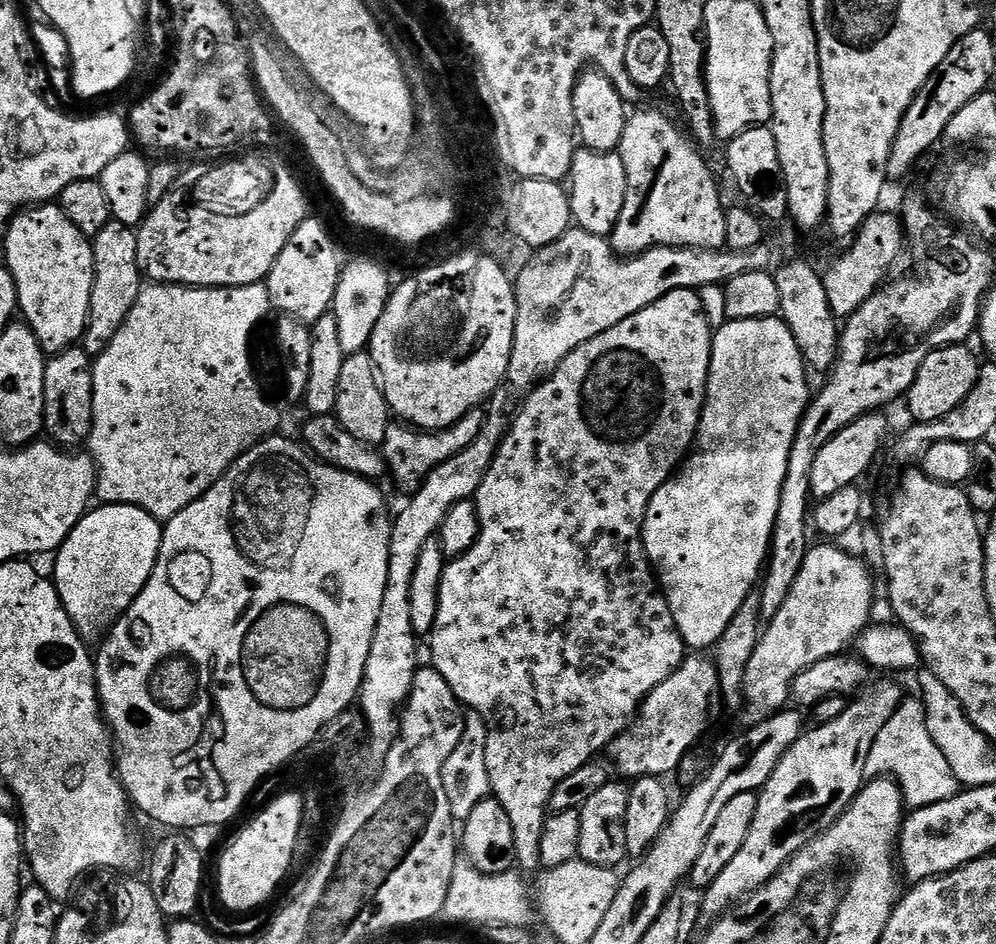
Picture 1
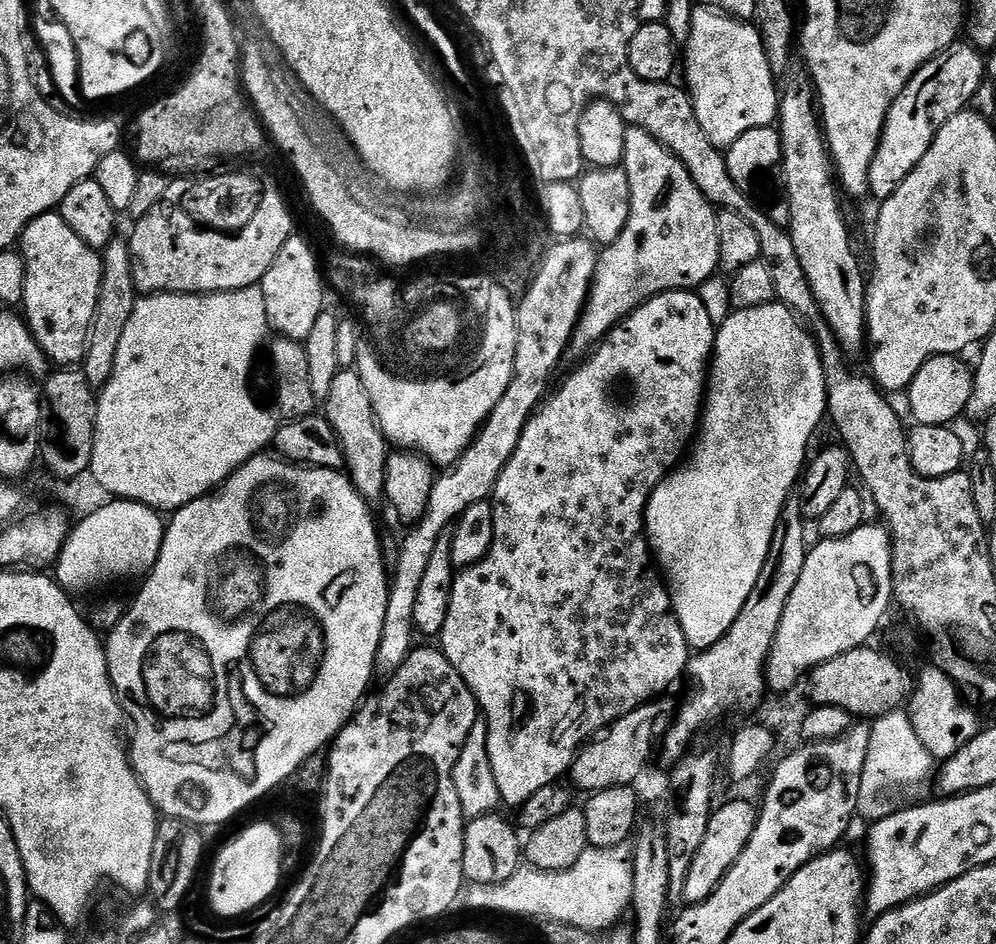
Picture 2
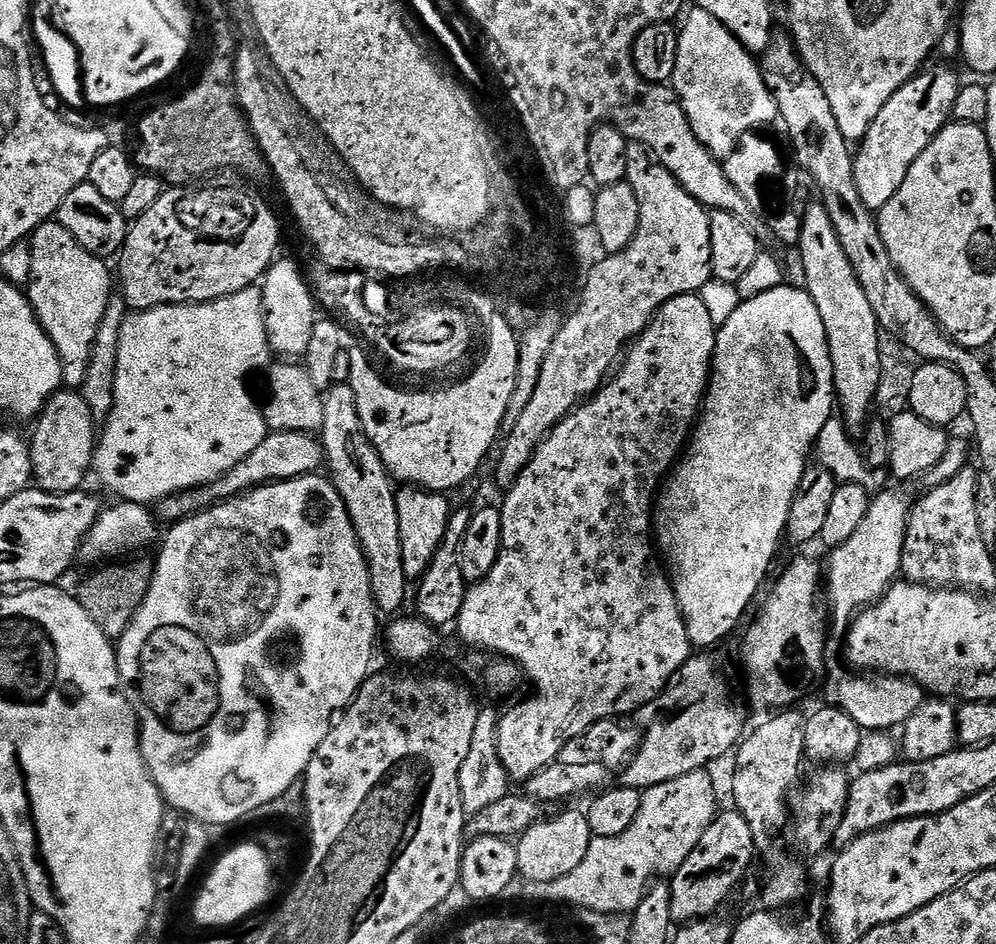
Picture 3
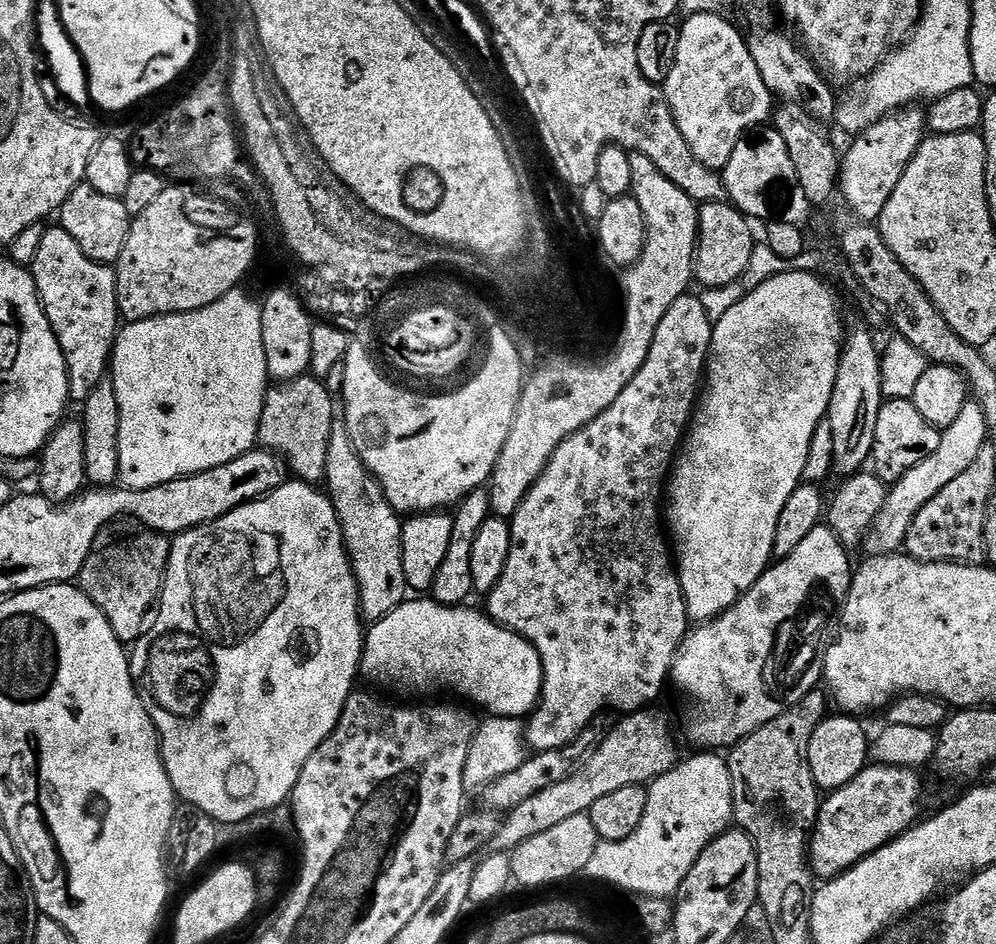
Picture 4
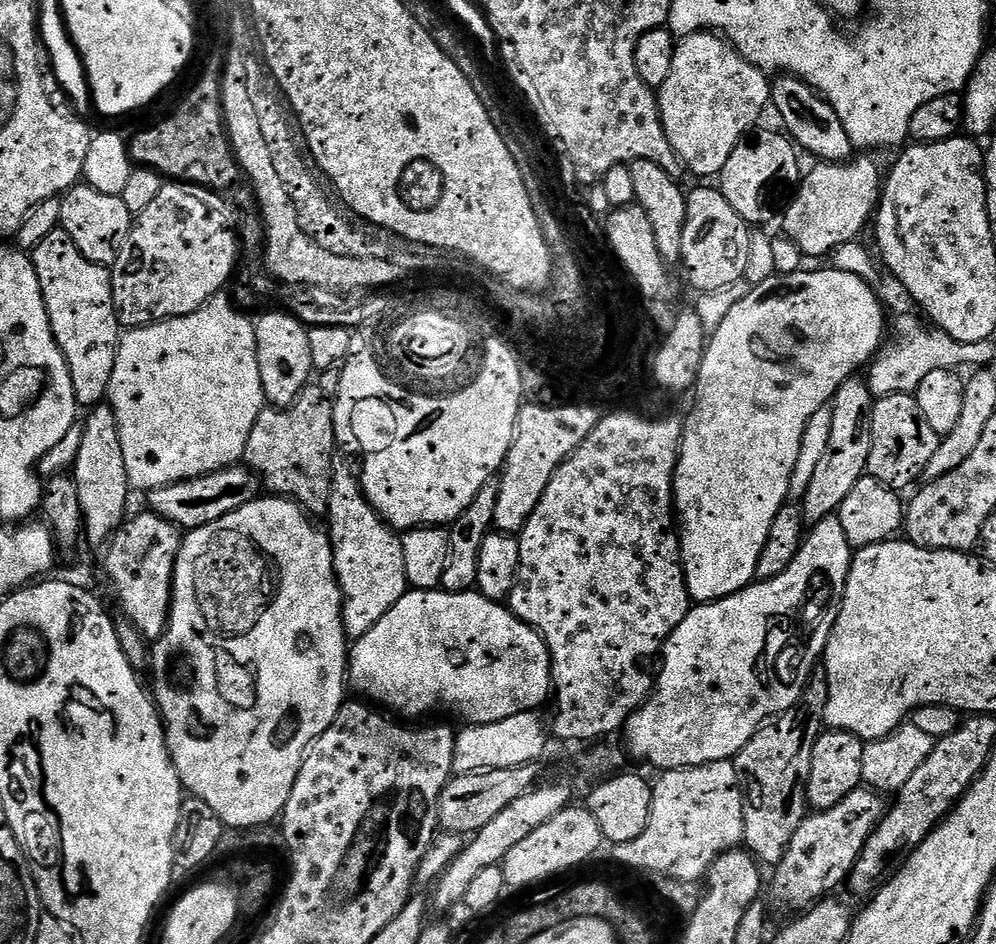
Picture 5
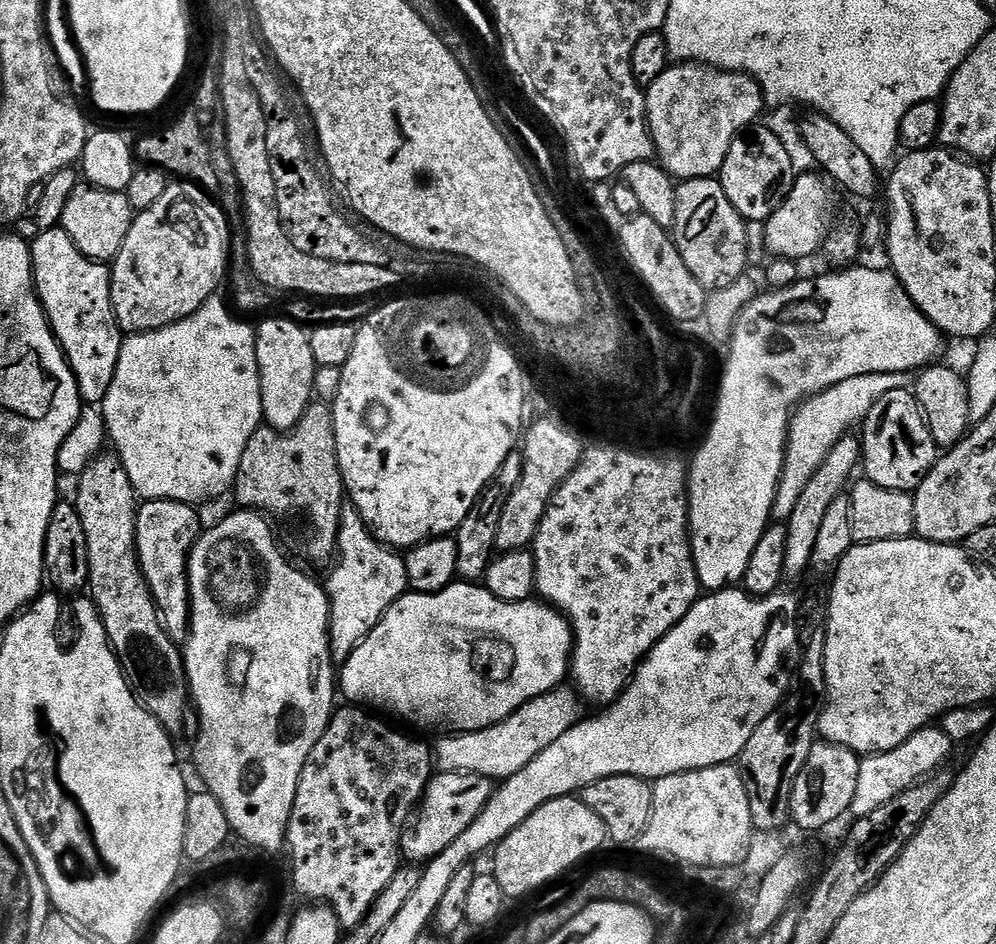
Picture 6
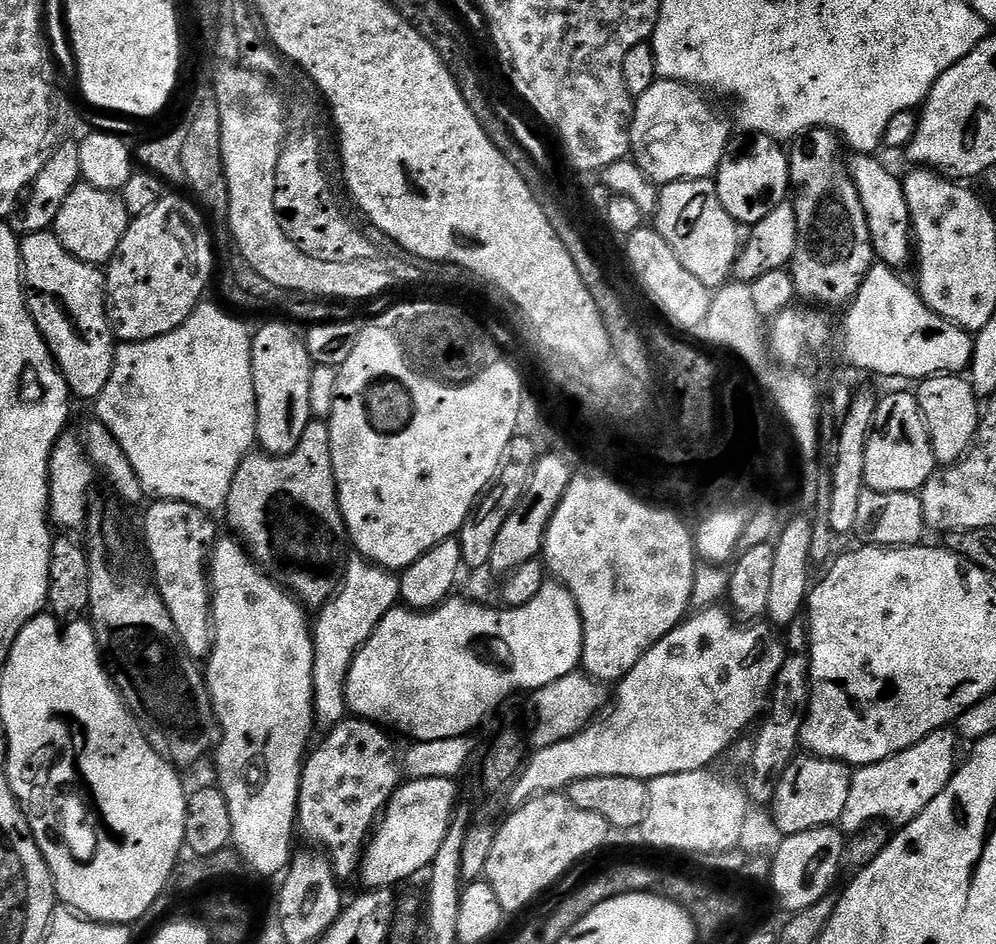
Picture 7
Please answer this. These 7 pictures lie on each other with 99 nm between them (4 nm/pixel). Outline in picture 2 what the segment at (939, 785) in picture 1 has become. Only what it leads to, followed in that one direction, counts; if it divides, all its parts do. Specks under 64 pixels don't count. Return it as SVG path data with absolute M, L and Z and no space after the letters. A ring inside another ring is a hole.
M899 708L886 715L877 717L872 723L869 745L866 748L866 761L862 768L862 785L859 786L858 801L855 817L866 821L866 824L873 824L884 817L888 817L891 809L881 806L880 796L886 790L894 790L904 786L912 788L922 785L933 775L936 761L926 746L919 741L914 726L905 709Z

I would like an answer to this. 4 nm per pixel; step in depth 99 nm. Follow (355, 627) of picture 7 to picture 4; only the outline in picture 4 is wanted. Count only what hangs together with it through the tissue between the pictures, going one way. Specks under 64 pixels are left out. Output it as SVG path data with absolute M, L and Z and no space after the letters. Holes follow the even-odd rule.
M343 422L332 425L324 480L342 526L344 544L348 548L348 561L352 563L352 573L360 595L361 617L368 622L386 618L386 614L404 603L410 592L406 570L402 566L404 526L401 517L386 502L380 483L369 474L367 466L356 453L348 427Z

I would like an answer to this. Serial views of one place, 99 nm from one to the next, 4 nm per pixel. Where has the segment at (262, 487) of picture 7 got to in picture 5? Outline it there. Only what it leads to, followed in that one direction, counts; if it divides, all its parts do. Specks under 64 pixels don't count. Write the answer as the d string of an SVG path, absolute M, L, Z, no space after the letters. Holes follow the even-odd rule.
M309 386L301 392L295 404L288 408L264 407L254 422L254 430L250 430L250 438L246 438L243 463L260 477L263 487L267 491L269 488L272 491L269 493L273 497L293 500L312 518L327 517L330 506L330 490L334 475L332 455L338 452L333 403L333 397L327 396L319 386Z

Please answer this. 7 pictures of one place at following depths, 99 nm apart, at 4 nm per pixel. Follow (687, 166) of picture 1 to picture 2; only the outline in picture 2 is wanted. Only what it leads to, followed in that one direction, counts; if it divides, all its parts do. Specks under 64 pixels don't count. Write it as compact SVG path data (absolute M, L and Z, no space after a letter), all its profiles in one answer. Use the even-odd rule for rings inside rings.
M629 126L622 167L630 182L630 218L626 222L626 230L618 234L616 241L599 249L592 289L588 291L584 313L580 315L572 335L570 352L576 358L591 352L621 320L633 315L641 304L653 296L699 289L700 285L715 277L720 268L717 209L704 197L702 190L694 186L694 178L690 178L684 163L647 128Z

